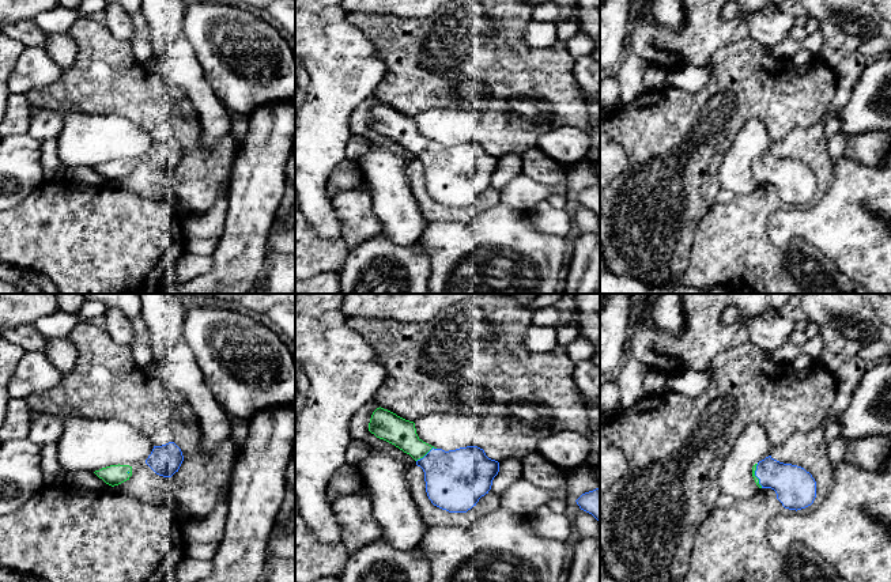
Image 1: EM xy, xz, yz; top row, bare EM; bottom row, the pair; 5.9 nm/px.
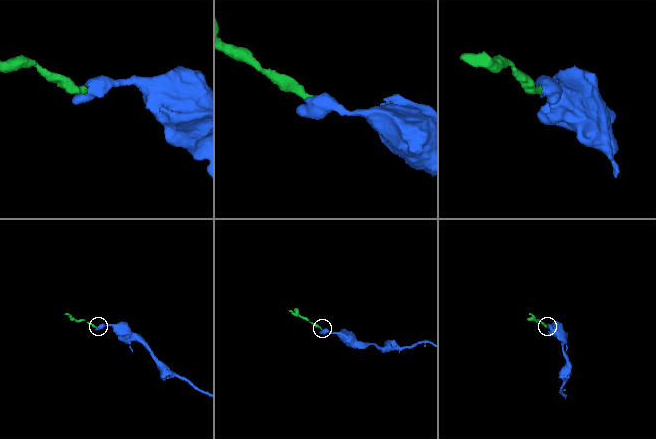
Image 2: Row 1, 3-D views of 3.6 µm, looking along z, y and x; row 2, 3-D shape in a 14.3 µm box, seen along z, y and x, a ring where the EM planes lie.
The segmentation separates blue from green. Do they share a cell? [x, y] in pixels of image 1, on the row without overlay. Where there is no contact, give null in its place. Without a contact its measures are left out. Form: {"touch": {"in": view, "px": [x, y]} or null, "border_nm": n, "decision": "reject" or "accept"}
{"touch": {"in": "xz", "px": [427, 148]}, "border_nm": 150, "decision": "accept"}

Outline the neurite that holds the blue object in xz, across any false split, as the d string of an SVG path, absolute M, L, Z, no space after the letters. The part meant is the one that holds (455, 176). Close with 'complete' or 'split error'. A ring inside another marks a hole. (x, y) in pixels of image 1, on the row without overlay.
M377 103L370 114L369 126L404 148L409 150L424 167L426 188L431 199L449 208L467 208L482 192L488 189L494 173L499 167L499 158L486 151L477 141L467 141L445 147L423 137L415 124L415 118L396 109Z | split error

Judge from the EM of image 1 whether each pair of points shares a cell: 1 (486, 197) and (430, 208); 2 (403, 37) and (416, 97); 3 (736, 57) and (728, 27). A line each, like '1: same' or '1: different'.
1: same
2: same
3: different

